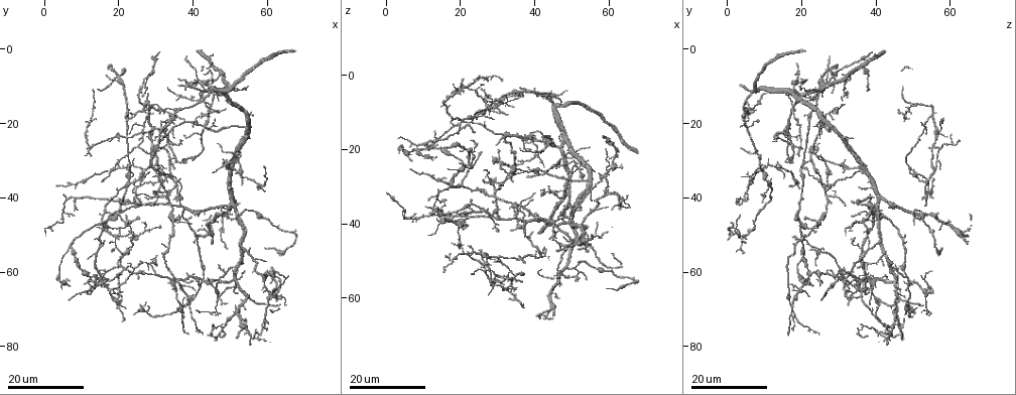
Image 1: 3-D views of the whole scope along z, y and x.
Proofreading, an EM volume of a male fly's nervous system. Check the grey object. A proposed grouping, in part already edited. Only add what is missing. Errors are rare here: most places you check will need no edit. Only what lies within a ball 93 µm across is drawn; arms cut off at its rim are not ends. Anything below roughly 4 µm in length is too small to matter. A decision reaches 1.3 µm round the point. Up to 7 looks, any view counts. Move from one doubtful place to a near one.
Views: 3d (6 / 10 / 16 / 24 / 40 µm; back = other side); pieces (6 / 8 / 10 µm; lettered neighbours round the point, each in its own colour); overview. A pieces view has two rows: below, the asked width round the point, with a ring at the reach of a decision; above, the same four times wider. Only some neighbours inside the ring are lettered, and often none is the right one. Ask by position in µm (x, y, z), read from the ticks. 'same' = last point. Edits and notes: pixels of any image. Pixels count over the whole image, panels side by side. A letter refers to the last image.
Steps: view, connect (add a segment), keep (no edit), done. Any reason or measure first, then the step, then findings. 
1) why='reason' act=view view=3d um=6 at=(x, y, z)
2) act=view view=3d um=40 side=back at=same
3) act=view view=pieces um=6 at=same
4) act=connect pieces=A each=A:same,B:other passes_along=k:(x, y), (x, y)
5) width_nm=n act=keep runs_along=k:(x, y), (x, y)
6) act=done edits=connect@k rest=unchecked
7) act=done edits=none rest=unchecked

why='branch stops here' act=view view=3d um=24 at=(36.0, 10.0, 3.0)

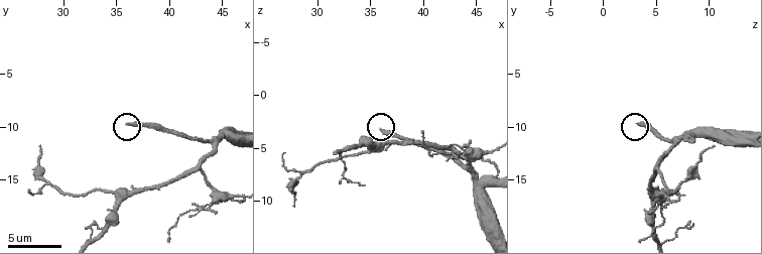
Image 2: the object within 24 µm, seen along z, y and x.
act=view view=pieces um=8 at=(36.0, 9.8, 3.2)

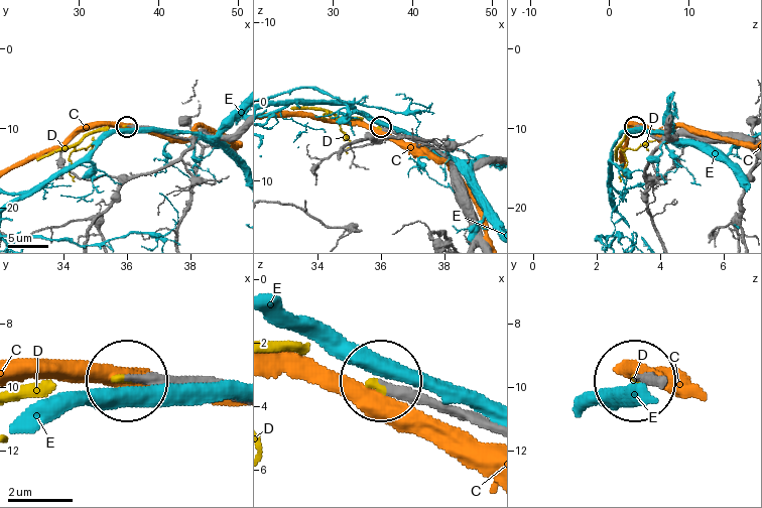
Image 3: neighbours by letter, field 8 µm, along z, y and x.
width_nm=300 act=connect pieces=D each=C:other,D:same,E:other found='the neuron continues'

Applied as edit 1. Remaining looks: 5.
why='free end' act=view view=3d um=16 at=(35.5, 30.5, 15.5)

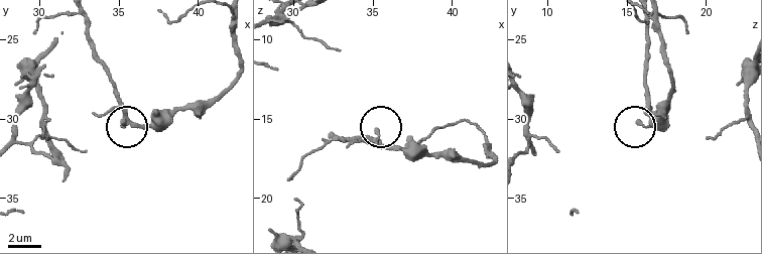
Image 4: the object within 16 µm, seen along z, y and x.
why='see the neighbours' act=view view=pieces um=10 at=(35.4, 30.1, 15.7)

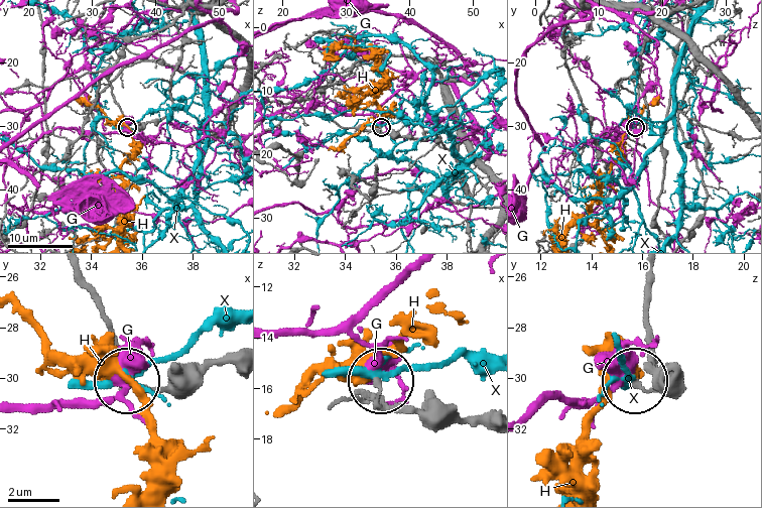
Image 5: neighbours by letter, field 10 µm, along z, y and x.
act=keep each=G:other,H:other,X:other found='none of them fits'

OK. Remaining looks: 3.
why='an open end' act=view view=3d um=24 at=(26.5, 46.5, 1.0)

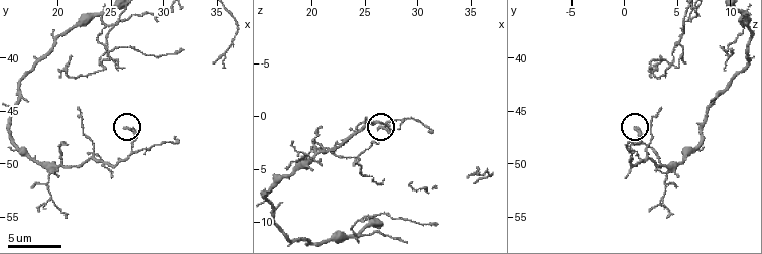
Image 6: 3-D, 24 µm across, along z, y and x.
act=view view=pieces um=6 at=(26.4, 46.6, 1.2)

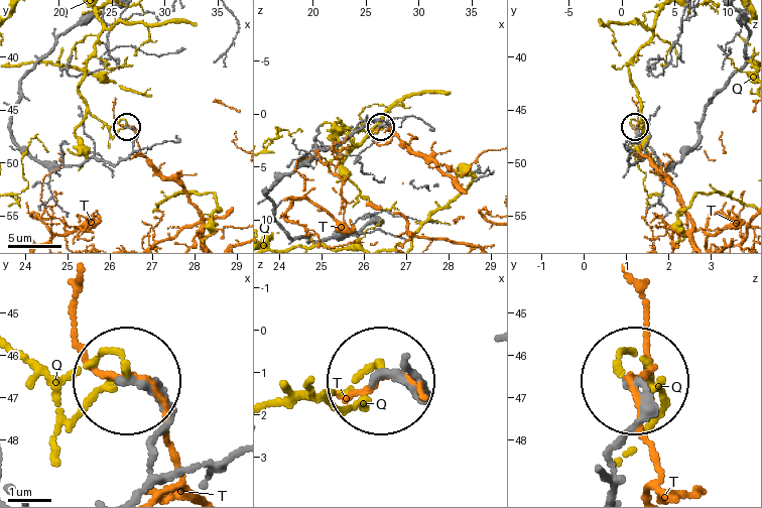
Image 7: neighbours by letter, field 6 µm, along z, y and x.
act=keep each=Q:other,T:other runs_along=7:(141, 489), (159, 412), (134, 384) found='no lettered segment goes on from it'

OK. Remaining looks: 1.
why='free end' act=view view=pieces um=10 at=(31.2, 47.4, 1.6)

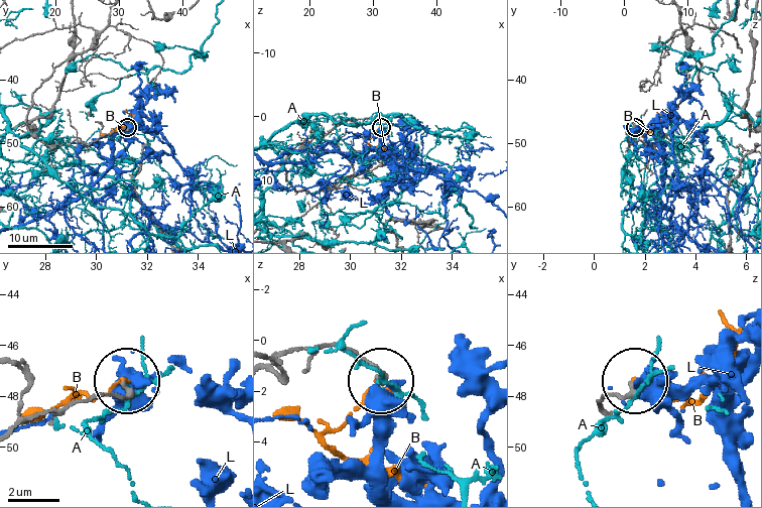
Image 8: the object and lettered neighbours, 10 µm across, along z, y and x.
act=keep each=A:other,B:other,L:other runs_along=8:(20, 425), (85, 399), (118, 395), (124, 382) found='no lettered segment goes on from it'

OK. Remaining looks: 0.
act=done edits=connect@3 rest=unchecked

